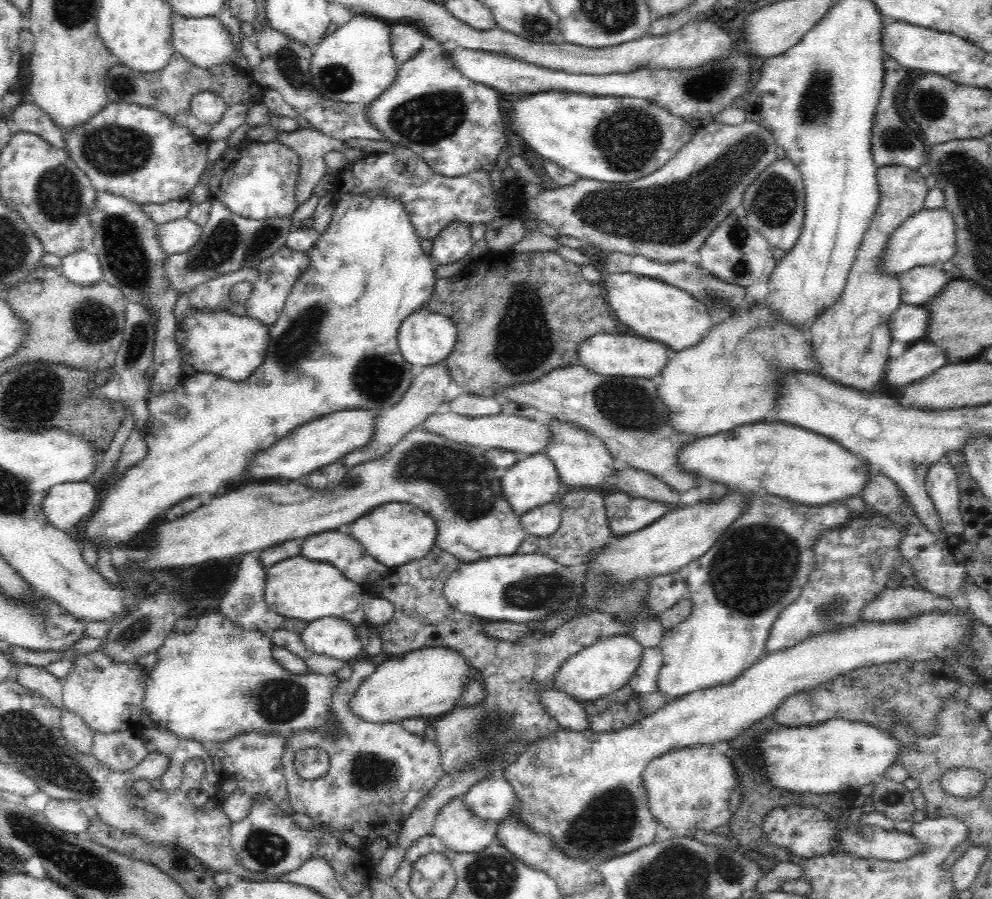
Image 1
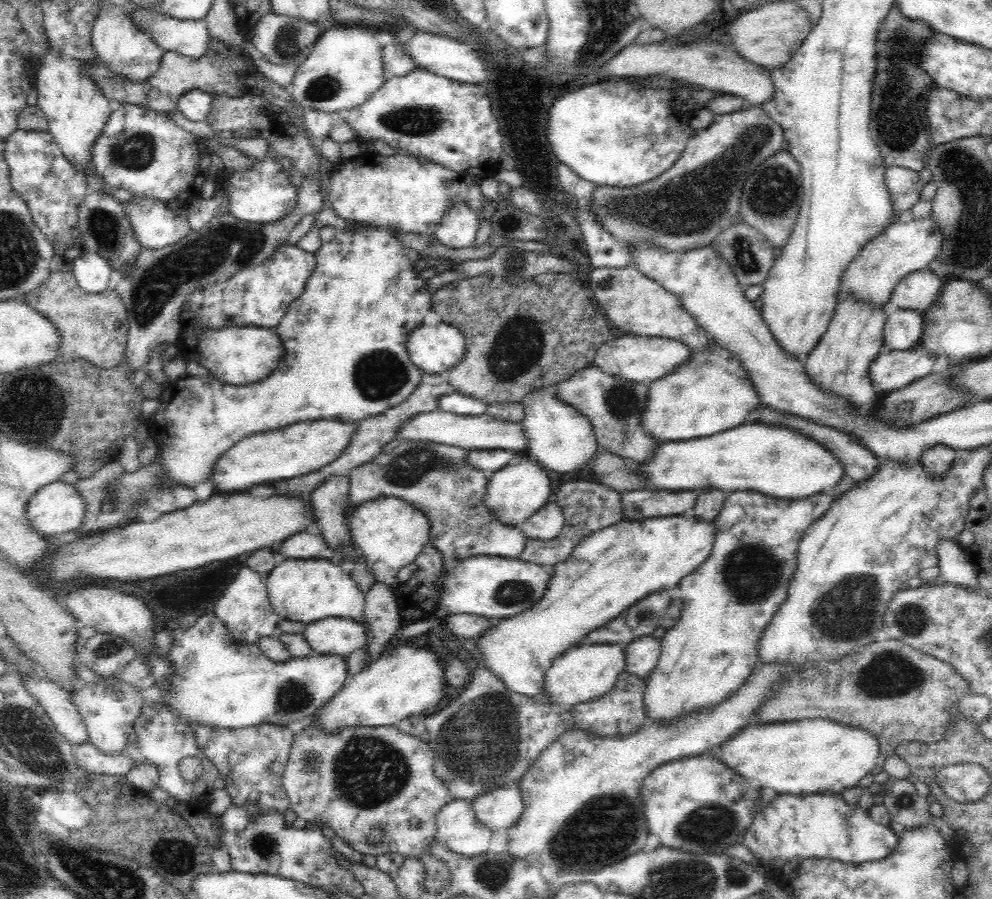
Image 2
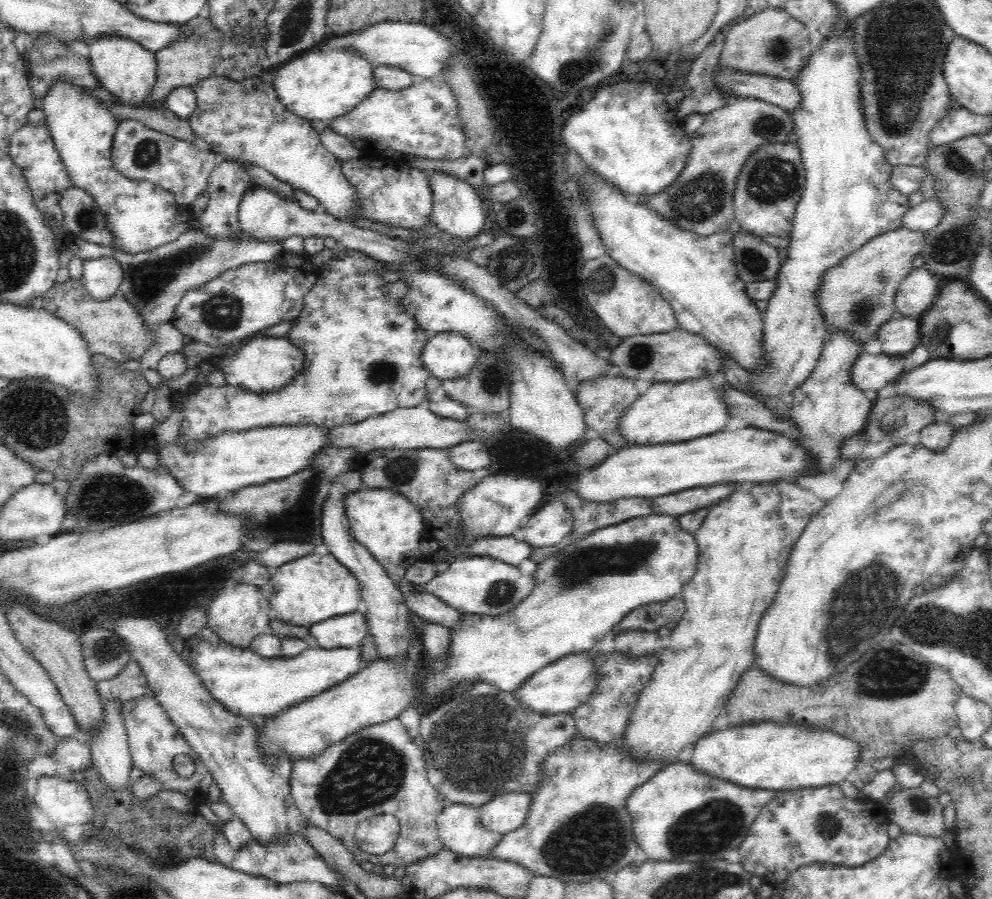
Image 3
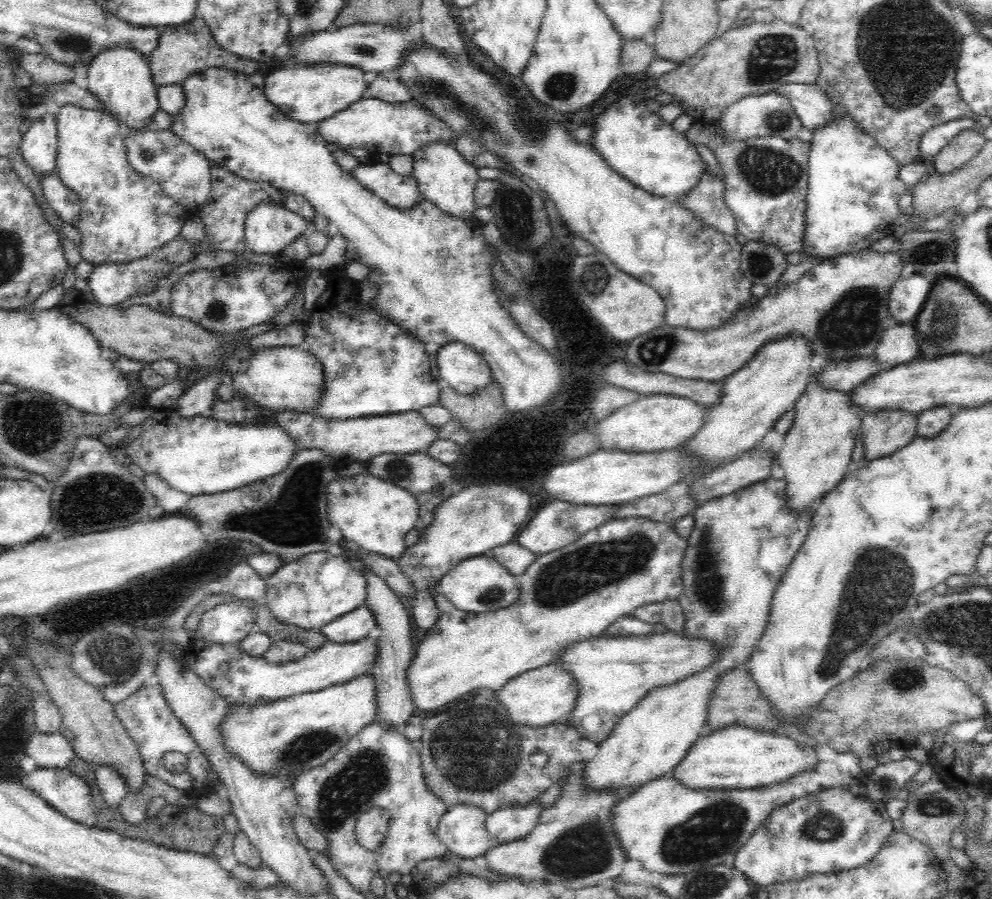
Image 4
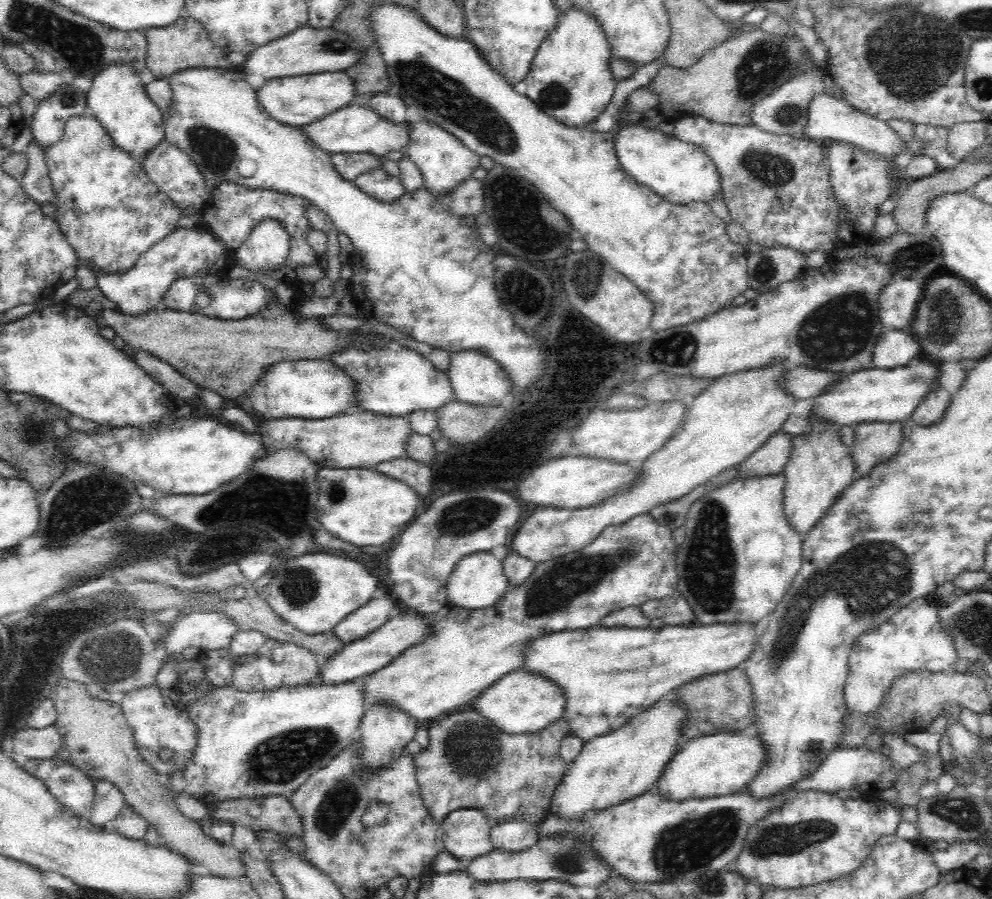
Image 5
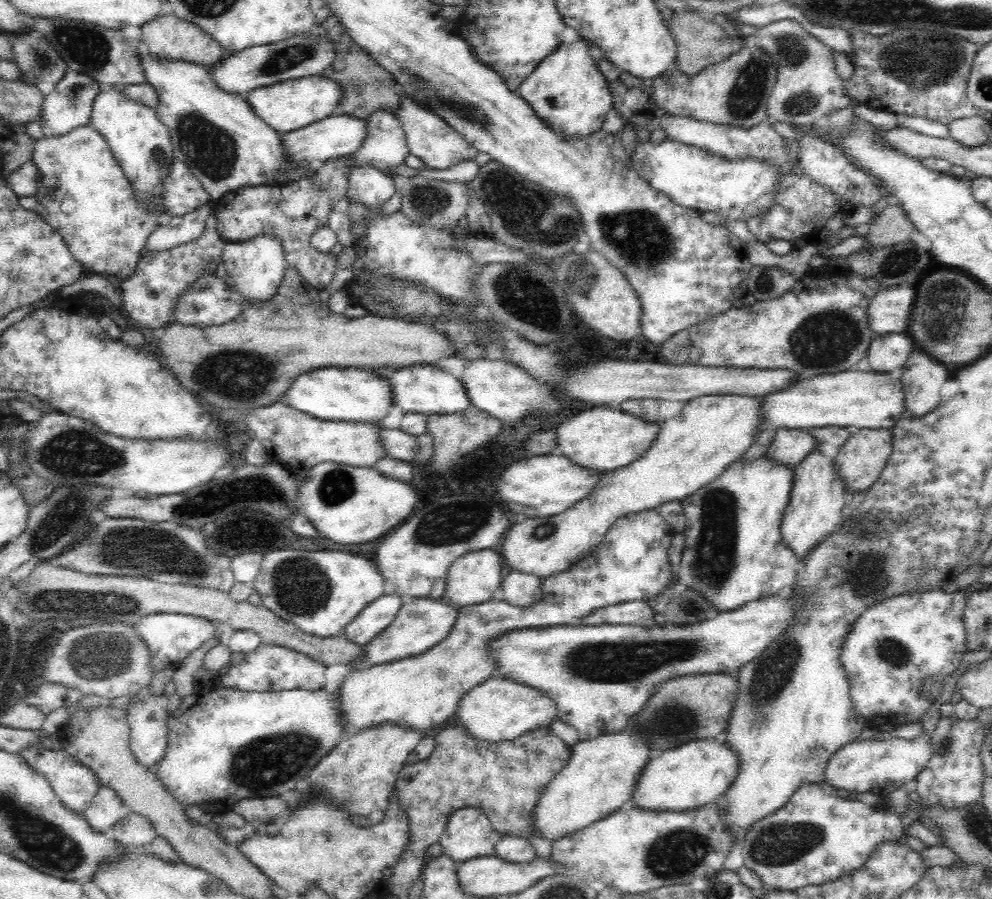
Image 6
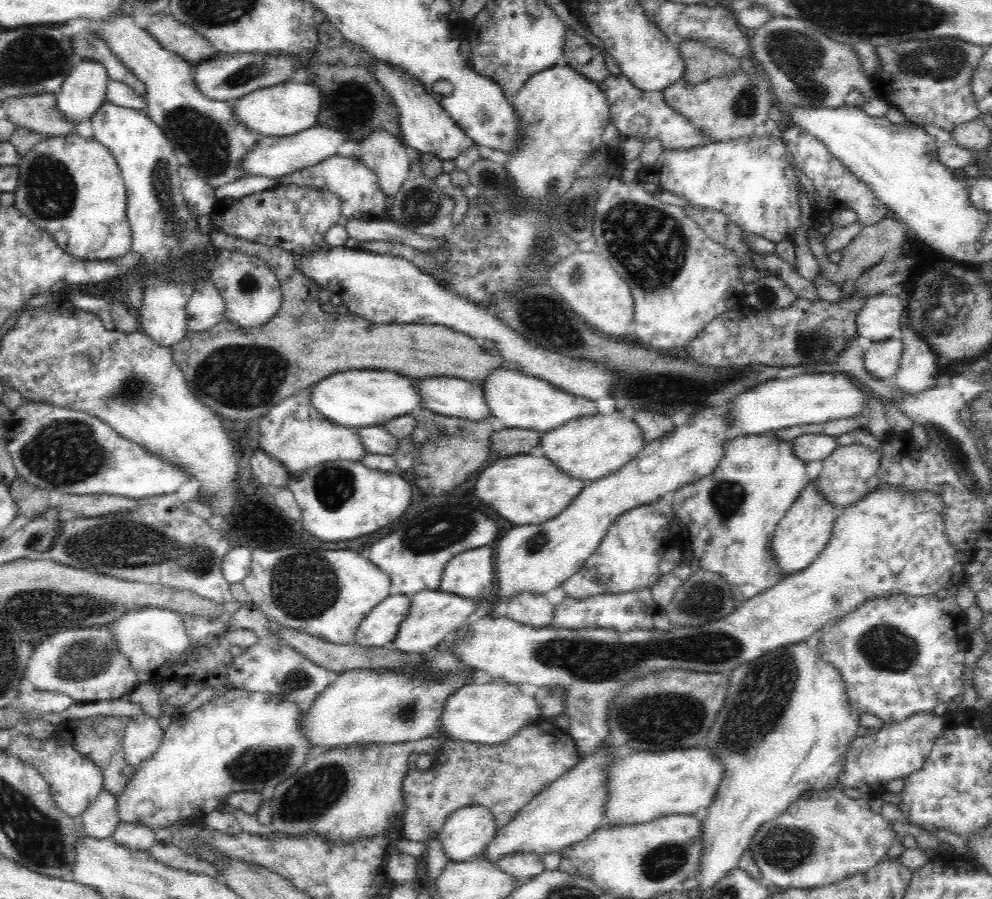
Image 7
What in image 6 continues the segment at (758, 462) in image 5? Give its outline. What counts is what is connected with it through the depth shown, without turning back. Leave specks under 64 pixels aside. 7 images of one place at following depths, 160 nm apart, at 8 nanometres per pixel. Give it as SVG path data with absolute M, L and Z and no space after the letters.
M778 429L765 456L788 467L797 467L812 451L820 449L820 442L810 430Z

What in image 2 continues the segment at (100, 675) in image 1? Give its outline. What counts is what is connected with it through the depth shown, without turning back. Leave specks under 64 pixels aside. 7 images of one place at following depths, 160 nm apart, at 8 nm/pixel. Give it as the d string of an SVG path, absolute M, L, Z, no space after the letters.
M118 681L117 683L99 683L81 685L72 702L79 711L85 728L87 729L87 742L92 743L103 756L118 758L125 752L136 717L140 715L145 697L134 687Z

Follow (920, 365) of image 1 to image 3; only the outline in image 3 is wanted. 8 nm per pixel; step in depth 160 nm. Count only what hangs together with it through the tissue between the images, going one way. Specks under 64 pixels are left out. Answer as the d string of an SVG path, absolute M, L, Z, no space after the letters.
M862 351L855 364L850 368L850 381L858 390L880 390L902 372L905 362L898 362L898 358L892 358L881 354L867 354Z

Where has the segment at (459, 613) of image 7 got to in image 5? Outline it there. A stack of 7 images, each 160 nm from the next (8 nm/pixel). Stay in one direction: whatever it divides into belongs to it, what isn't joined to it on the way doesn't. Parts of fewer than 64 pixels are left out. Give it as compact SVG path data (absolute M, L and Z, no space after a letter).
M400 606L392 618L378 630L368 636L346 645L338 654L327 658L325 667L321 670L319 683L340 684L348 683L355 678L362 678L388 666L408 648L423 643L433 631L428 615L415 612L407 607Z

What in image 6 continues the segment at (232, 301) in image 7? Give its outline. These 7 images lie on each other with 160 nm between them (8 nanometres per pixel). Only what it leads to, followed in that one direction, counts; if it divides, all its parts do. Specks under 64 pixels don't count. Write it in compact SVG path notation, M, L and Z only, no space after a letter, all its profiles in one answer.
M260 234L248 242L226 242L223 261L215 270L214 276L224 280L227 288L240 295L240 305L244 310L261 305L278 294L287 265L283 247L277 238Z

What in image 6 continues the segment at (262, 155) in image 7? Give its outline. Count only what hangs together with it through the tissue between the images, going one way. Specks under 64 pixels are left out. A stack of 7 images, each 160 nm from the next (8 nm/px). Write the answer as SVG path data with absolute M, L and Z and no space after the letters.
M329 116L322 122L313 122L300 130L280 135L286 163L294 165L306 163L314 170L327 160L343 158L356 152L362 146L364 138L366 138L366 121L354 116Z

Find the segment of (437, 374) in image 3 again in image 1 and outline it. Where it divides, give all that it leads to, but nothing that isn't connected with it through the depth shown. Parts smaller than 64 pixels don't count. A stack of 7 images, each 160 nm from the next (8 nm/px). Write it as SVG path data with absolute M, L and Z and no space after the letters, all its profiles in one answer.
M427 308L405 318L398 331L398 344L404 361L418 370L435 364L446 364L456 348L456 341L455 323L446 315L434 314Z

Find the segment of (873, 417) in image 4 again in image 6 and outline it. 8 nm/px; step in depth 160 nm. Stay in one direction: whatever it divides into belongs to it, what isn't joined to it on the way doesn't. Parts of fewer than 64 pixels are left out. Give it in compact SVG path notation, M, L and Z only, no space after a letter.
M859 429L852 430L851 437L840 447L834 461L834 473L840 475L844 490L860 494L871 487L880 476L892 452L892 433L890 429Z

